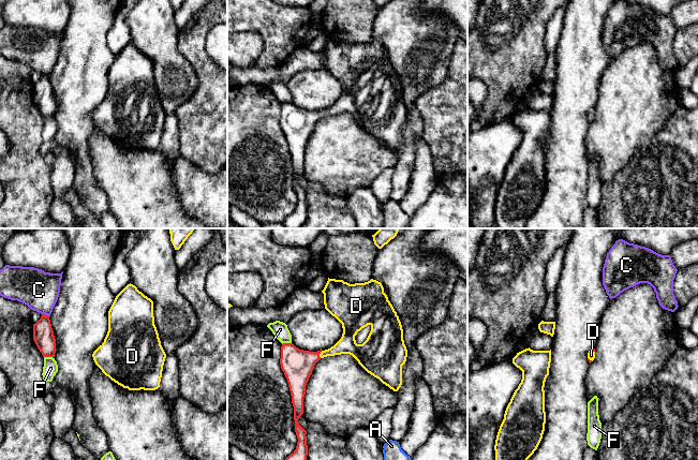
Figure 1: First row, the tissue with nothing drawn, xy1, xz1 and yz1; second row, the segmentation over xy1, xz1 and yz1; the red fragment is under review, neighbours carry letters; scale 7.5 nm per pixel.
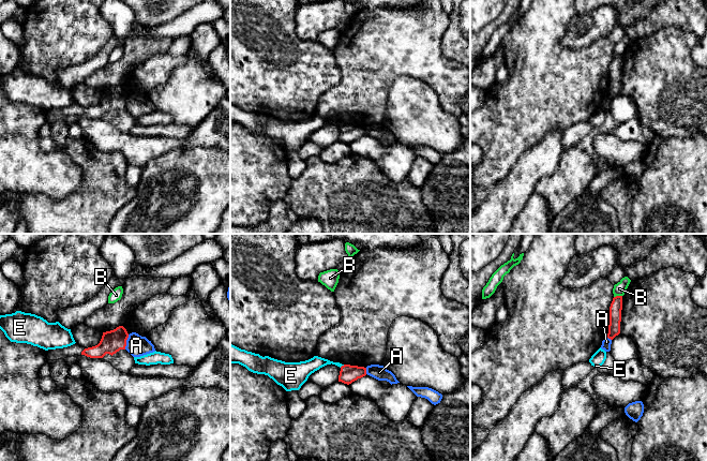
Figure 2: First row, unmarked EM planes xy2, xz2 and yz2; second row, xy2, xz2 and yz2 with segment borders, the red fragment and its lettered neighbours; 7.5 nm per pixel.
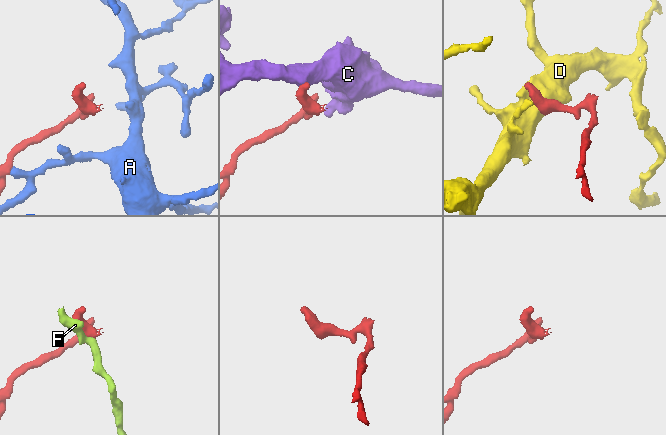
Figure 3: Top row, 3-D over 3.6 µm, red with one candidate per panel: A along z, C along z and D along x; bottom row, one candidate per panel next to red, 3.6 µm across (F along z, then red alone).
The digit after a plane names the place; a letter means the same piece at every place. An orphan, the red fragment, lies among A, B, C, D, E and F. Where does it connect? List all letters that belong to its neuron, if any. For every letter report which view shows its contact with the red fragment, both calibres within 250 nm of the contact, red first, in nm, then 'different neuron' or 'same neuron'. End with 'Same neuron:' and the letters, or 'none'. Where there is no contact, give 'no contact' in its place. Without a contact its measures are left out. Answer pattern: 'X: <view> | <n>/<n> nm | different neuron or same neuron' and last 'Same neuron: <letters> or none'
A: xy2 | 170/160 nm | different neuron
B: yz2 | 100/90 nm | different neuron
C: xy1 | 160/280 nm | different neuron
D: xz1 | 240/140 nm | same neuron
E: xz2 | 130/110 nm | different neuron
F: xy1 | 160/110 nm | different neuron
Same neuron: D

